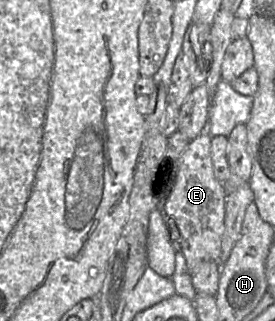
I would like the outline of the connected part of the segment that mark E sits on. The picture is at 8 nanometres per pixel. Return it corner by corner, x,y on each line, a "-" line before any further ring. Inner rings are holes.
204,132
189,142
178,161
175,181
168,189
164,211
172,217
180,232
180,250
191,273
201,262
220,263
225,230
226,198
224,186
215,175
211,159
212,136

